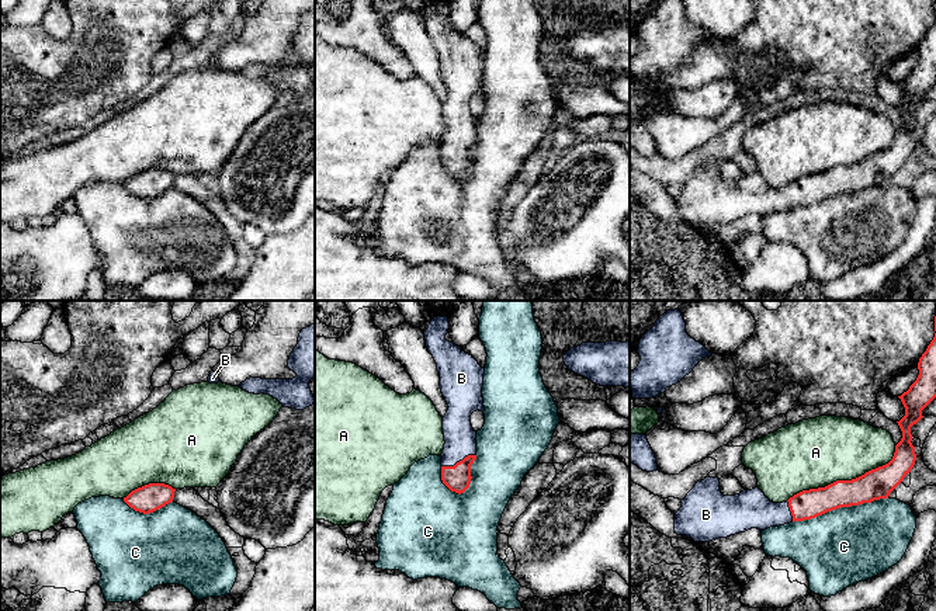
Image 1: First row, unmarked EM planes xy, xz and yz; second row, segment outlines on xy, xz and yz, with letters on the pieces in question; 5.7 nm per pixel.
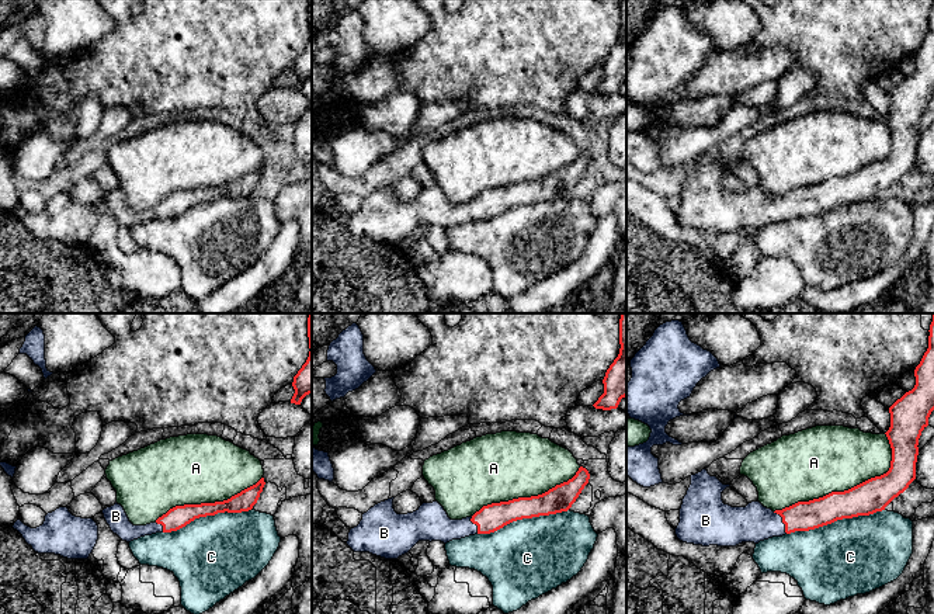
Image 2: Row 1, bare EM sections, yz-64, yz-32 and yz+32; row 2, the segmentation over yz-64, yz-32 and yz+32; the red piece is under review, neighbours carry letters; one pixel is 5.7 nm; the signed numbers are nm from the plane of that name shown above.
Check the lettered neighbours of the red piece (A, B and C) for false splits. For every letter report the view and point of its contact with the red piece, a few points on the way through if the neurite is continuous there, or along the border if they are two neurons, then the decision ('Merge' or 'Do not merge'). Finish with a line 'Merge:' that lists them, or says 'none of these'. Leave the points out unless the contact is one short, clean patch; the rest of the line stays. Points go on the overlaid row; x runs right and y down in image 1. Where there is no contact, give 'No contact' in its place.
A: Touches red at yz (845, 481). Do not merge
B: Touches red at xz (460, 461). Path across: xz (457, 478), (460, 461), (460, 437). Merge
C: Touches red at yz (839, 507). Do not merge
Merge: B

